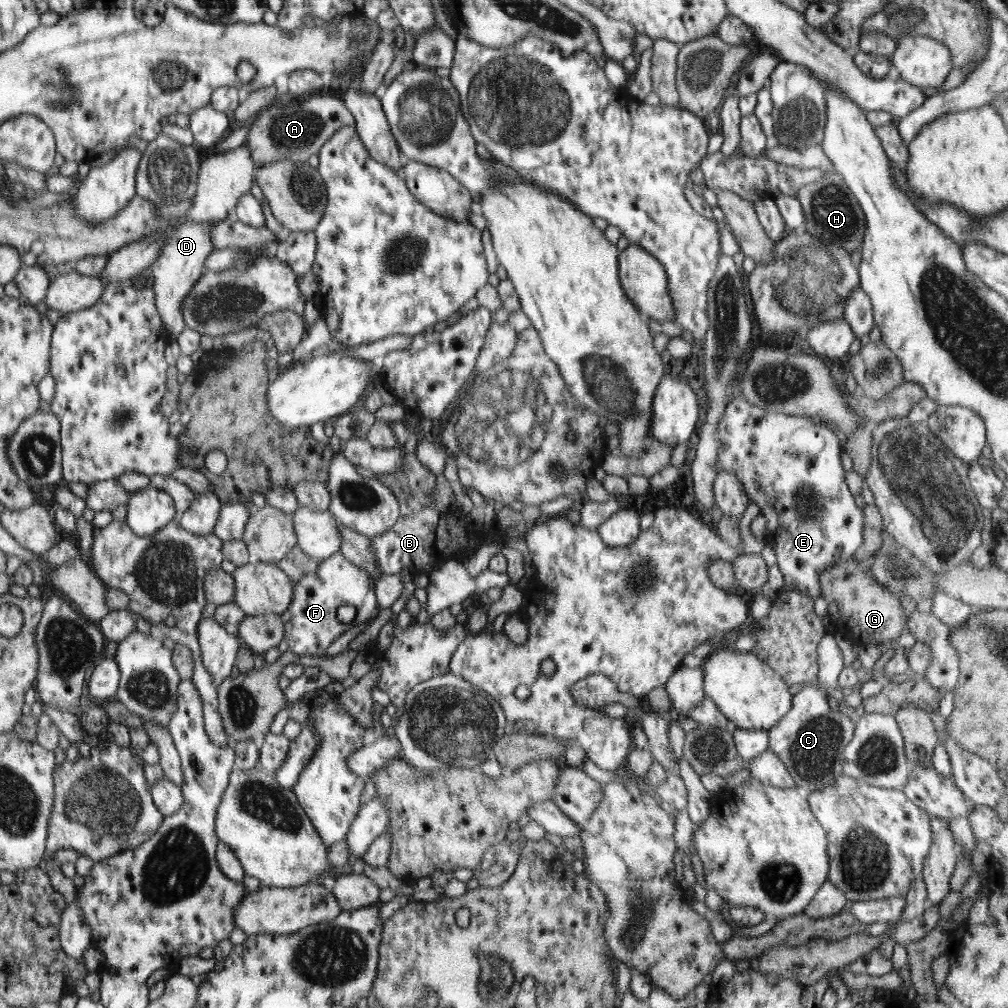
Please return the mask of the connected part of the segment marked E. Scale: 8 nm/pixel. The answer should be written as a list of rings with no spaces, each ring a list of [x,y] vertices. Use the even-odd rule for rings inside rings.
[[[740,396],[726,406],[724,416],[718,423],[718,440],[721,446],[716,461],[717,474],[720,471],[734,473],[744,485],[749,499],[760,508],[760,514],[767,518],[764,541],[774,547],[776,563],[784,582],[800,594],[818,598],[821,596],[821,572],[840,560],[853,557],[864,540],[863,509],[856,504],[846,484],[840,459],[843,450],[836,433],[827,422],[818,425],[810,417],[767,412]]]

